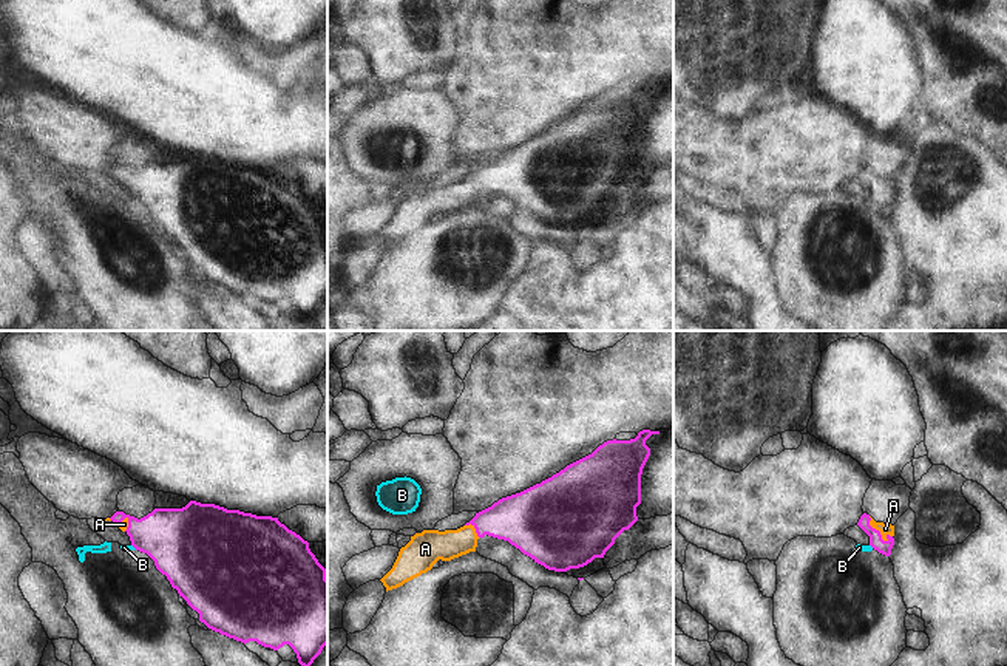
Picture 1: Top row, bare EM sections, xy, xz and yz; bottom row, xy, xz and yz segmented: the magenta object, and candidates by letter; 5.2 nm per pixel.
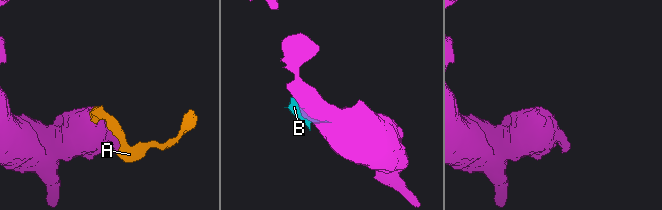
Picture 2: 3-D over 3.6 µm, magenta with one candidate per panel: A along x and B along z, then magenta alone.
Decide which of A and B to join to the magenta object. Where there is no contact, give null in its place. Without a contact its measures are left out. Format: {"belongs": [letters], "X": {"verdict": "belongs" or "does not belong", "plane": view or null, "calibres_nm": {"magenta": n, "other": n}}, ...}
{"belongs": ["A"], "A": {"verdict": "belongs", "plane": "yz", "calibres_nm": {"magenta": 70, "other": 60}}, "B": {"verdict": "does not belong", "plane": "xy", "calibres_nm": {"magenta": 360, "other": 30}}}

